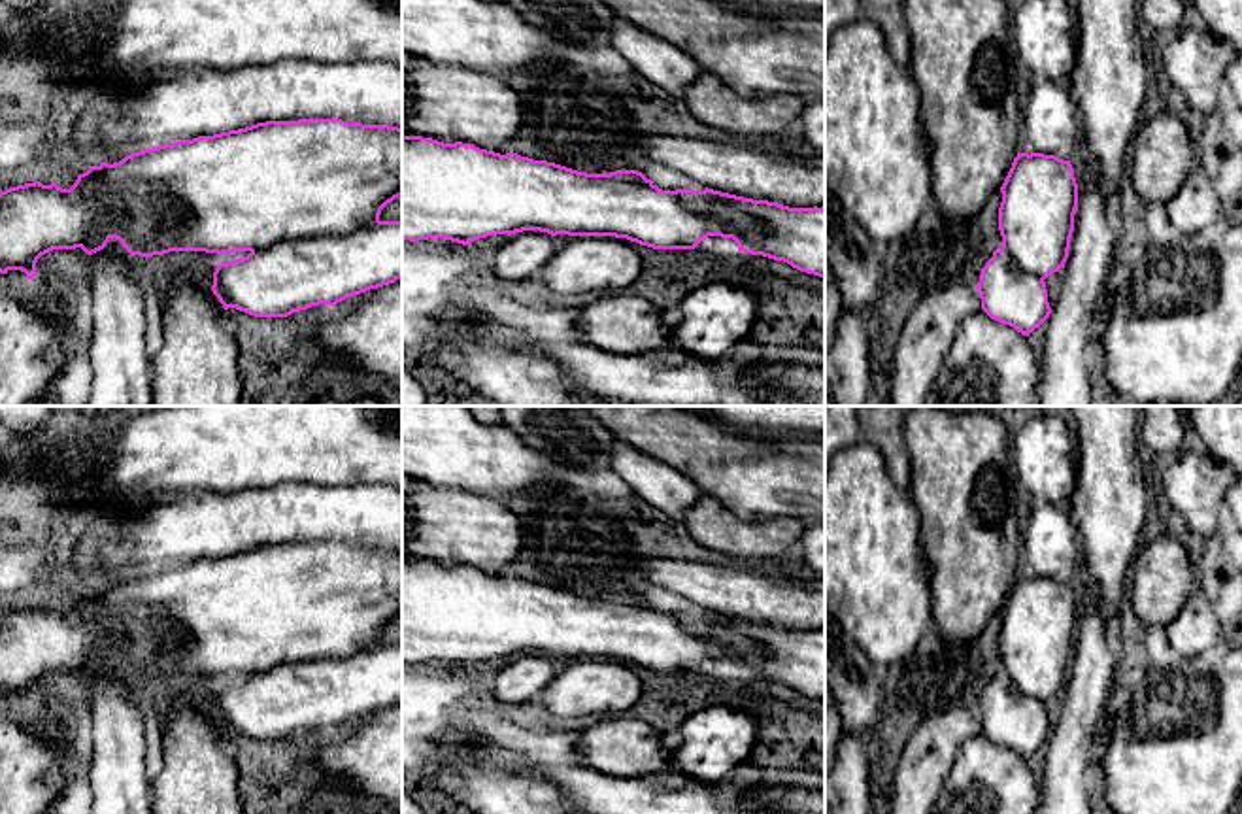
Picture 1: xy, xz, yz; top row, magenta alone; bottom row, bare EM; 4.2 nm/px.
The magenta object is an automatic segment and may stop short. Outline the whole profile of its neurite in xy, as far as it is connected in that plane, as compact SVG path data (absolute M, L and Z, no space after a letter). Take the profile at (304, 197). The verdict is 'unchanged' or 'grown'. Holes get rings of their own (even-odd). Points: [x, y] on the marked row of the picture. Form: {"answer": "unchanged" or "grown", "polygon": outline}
{"answer": "unchanged", "polygon": "M342 119L266 121L238 130L143 149L126 155L123 161L113 164L94 164L87 172L79 174L70 189L62 189L55 181L51 185L34 181L0 191L0 274L21 270L26 274L26 280L32 280L36 276L36 263L42 255L53 249L76 247L92 255L104 249L111 238L119 240L130 257L140 255L145 259L170 251L206 251L217 255L247 251L247 257L221 263L215 268L211 285L213 295L225 310L236 308L255 317L287 317L294 312L319 304L336 306L349 297L394 283L402 278L402 221L379 219L381 210L398 196L402 196L402 128L389 125L347 123Z"}

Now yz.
{"answer": "unchanged", "polygon": "M1017 153L1000 193L1002 246L982 268L976 289L991 319L1029 336L1051 314L1044 280L1068 259L1078 183L1070 161Z"}

